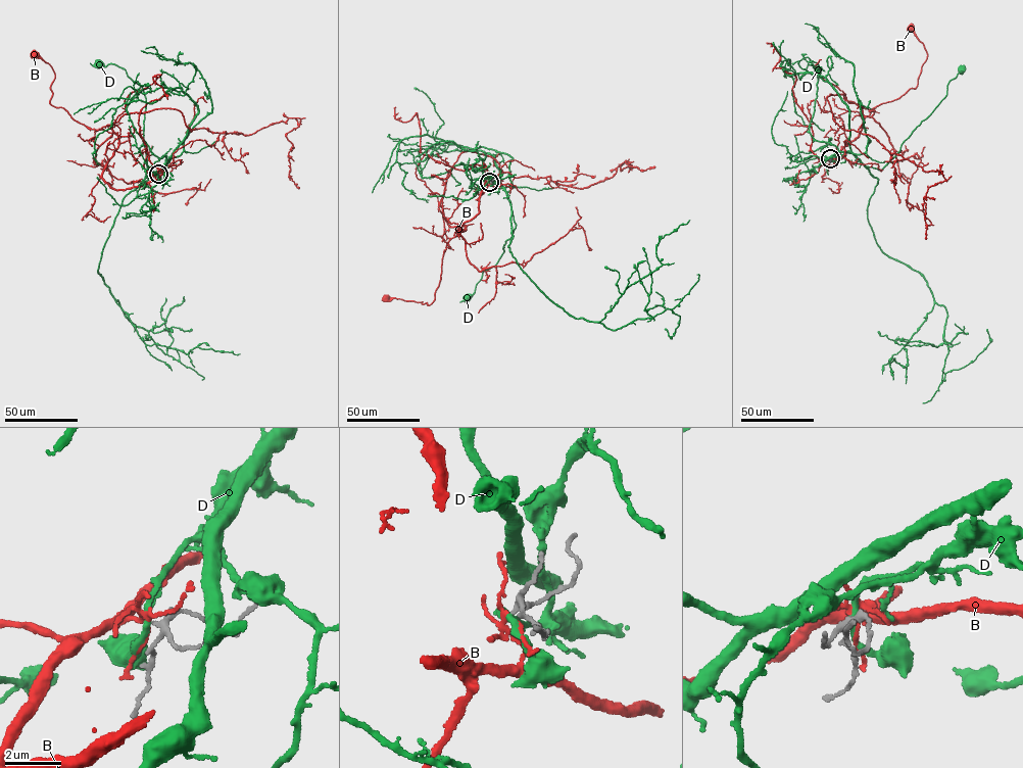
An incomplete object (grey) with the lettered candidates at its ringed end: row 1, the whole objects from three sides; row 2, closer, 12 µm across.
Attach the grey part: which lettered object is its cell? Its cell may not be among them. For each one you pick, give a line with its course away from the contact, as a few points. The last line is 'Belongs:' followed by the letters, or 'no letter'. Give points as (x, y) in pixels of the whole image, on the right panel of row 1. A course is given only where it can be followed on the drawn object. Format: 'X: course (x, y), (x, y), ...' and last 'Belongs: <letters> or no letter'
B: course (830, 158), (824, 164), (835, 168), (837, 154), (862, 130), (869, 109), (917, 87), (927, 53), (910, 28)
Belongs: B

